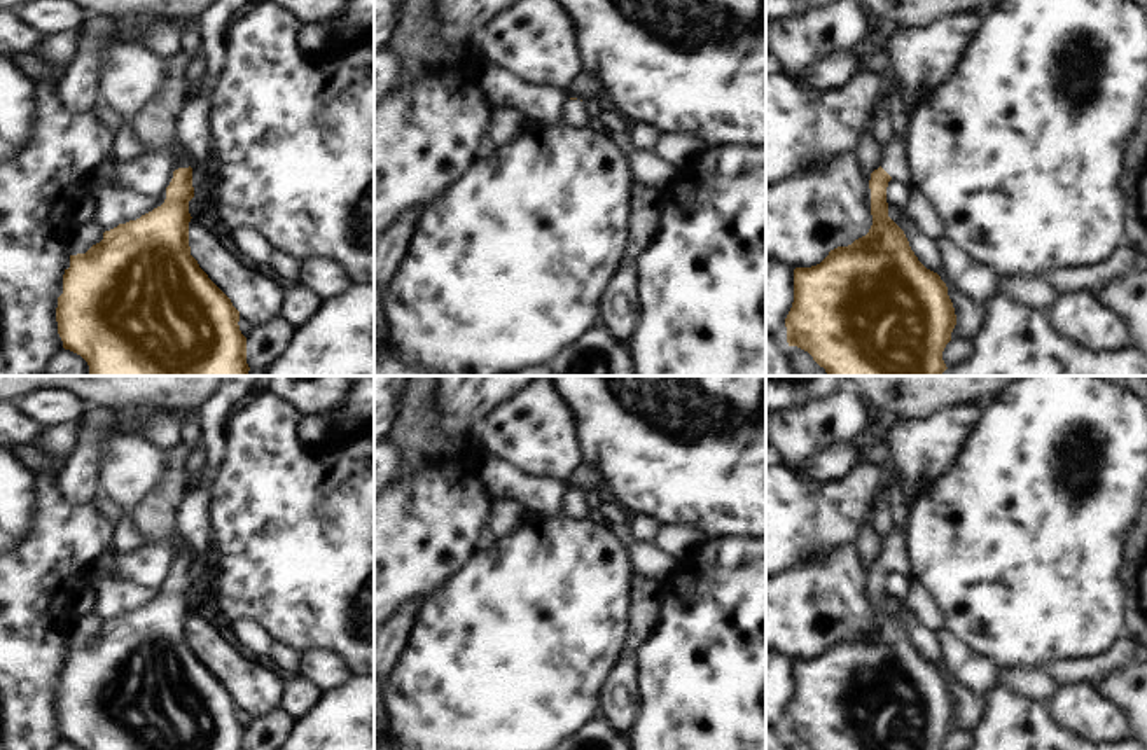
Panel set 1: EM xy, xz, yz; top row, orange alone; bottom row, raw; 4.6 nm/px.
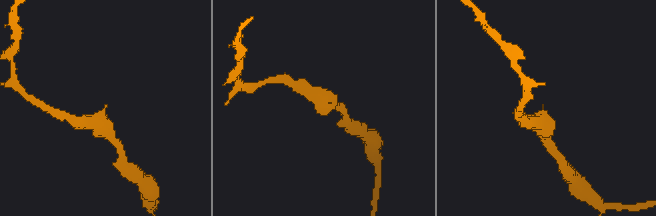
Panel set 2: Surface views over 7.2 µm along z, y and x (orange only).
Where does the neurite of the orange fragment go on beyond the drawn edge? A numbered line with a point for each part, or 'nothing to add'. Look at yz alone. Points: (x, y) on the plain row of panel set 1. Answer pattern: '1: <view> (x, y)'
1: yz (896, 555)

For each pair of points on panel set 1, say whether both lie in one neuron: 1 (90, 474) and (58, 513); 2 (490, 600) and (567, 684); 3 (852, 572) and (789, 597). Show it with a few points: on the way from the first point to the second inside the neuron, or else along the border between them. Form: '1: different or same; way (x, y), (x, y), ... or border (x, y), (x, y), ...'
1: different; border (70, 455), (58, 485), (69, 497), (93, 502)
2: same; way (511, 621), (525, 635), (525, 642), (546, 663)
3: same; way (836, 581), (826, 591), (812, 591), (805, 597)

